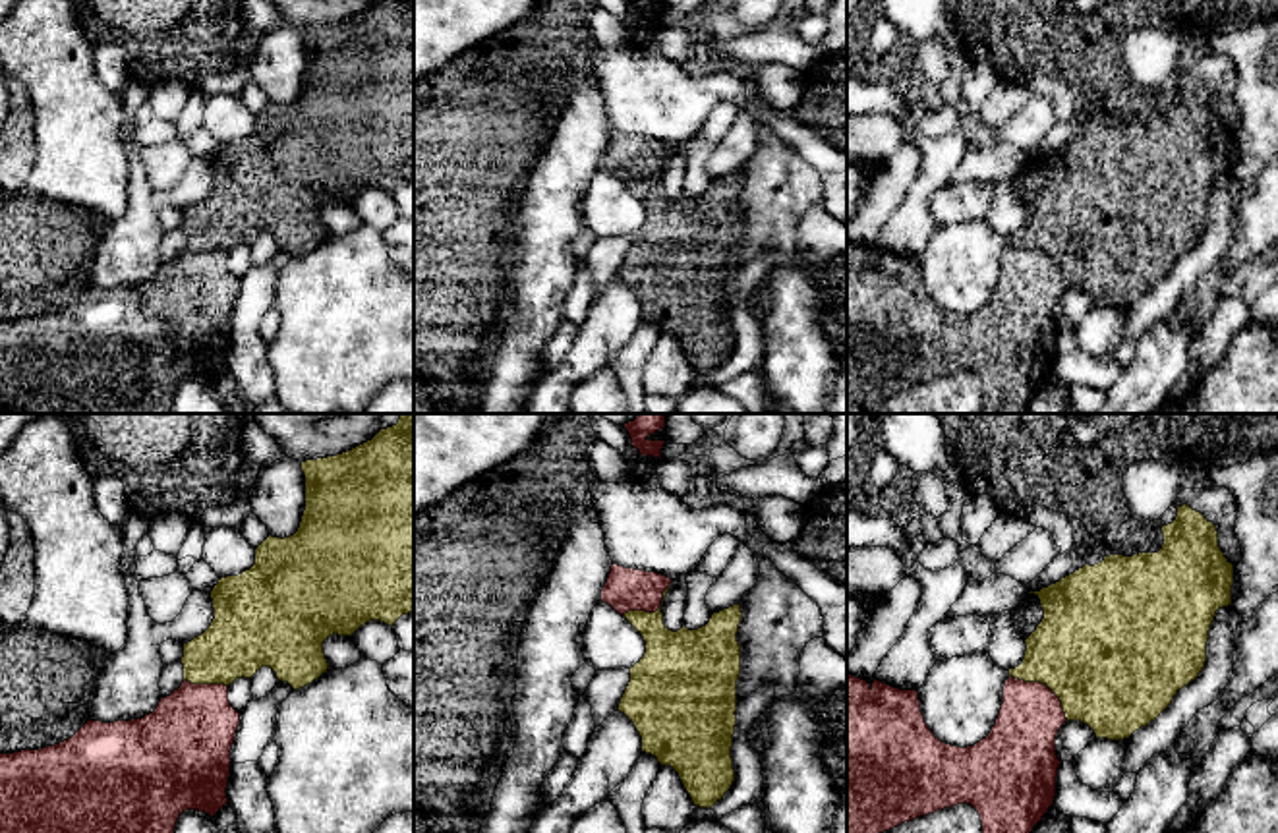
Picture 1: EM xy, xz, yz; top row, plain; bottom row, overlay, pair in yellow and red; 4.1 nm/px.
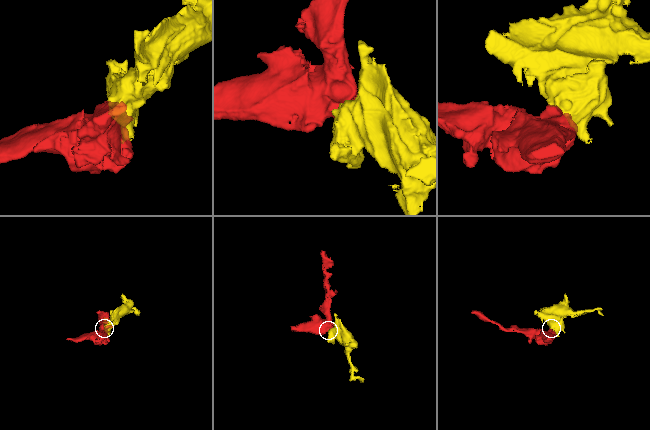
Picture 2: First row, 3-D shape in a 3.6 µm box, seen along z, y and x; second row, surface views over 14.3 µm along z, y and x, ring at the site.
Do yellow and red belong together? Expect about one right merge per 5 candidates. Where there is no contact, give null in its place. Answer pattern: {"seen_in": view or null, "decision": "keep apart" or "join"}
{"seen_in": "yz", "decision": "keep apart"}

